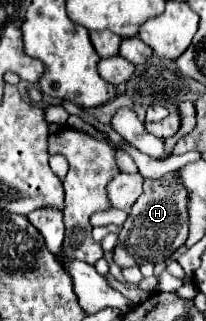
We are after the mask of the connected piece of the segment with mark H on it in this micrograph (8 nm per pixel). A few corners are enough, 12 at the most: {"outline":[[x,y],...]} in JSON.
{"outline":[[144,180],[114,248],[120,268],[156,264],[188,238],[188,194]]}

